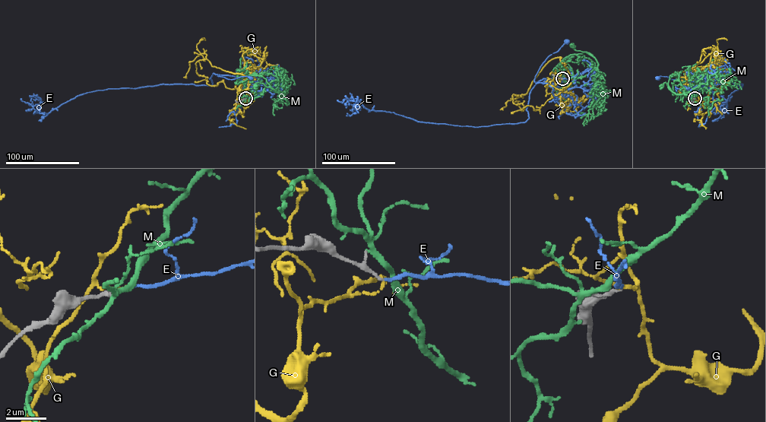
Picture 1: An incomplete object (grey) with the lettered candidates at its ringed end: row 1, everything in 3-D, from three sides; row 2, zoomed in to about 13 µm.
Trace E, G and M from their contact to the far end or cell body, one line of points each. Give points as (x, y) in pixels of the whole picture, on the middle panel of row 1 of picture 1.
E: (562, 79), (574, 77), (571, 83), (563, 87), (546, 79), (534, 81), (546, 58), (568, 42)
G: (562, 79), (555, 80), (561, 57), (554, 58), (527, 93), (512, 96), (523, 109), (535, 110), (554, 95)
M: (561, 77), (570, 84), (588, 74), (598, 65), (590, 54), (577, 51), (571, 45)

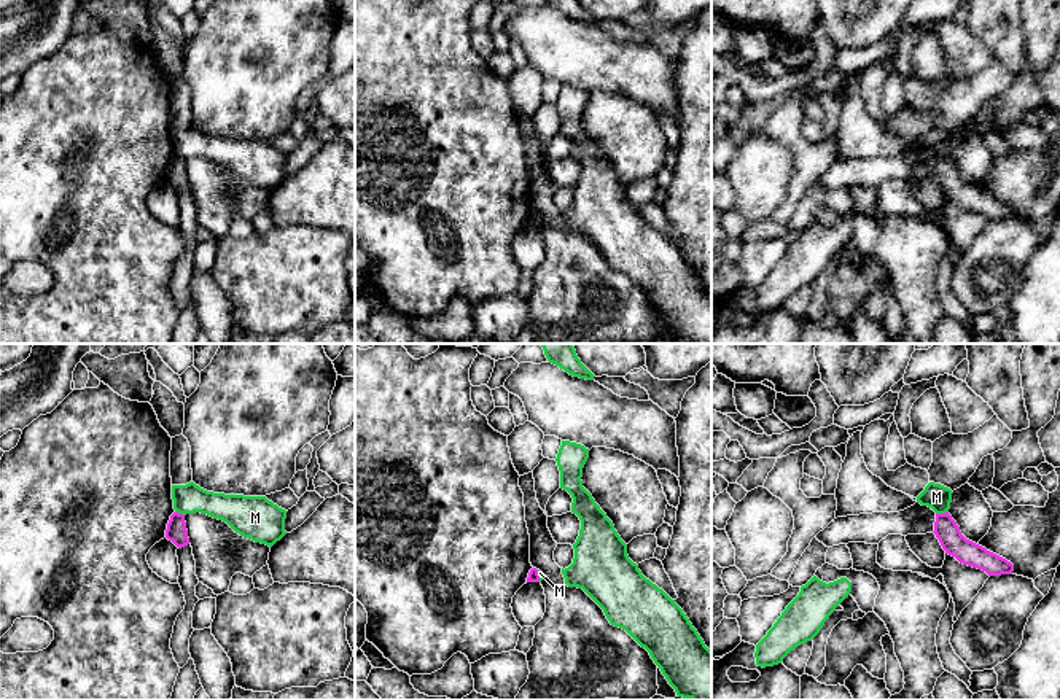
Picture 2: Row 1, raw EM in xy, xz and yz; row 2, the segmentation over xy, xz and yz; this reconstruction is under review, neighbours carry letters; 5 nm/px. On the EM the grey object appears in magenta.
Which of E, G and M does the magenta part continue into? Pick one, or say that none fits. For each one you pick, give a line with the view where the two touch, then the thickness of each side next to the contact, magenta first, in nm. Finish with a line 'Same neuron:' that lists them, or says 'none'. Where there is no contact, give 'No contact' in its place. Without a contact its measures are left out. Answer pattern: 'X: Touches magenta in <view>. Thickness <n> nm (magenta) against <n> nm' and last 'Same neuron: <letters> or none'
E: No contact
Same neuron: E

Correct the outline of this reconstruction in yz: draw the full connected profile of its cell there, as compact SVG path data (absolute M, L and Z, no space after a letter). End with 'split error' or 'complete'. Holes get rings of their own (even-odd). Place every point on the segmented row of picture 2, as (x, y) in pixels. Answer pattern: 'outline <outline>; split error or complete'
outline M949 512L936 514L934 531L945 554L988 576L1012 574L1014 565L985 547L966 539Z; complete

